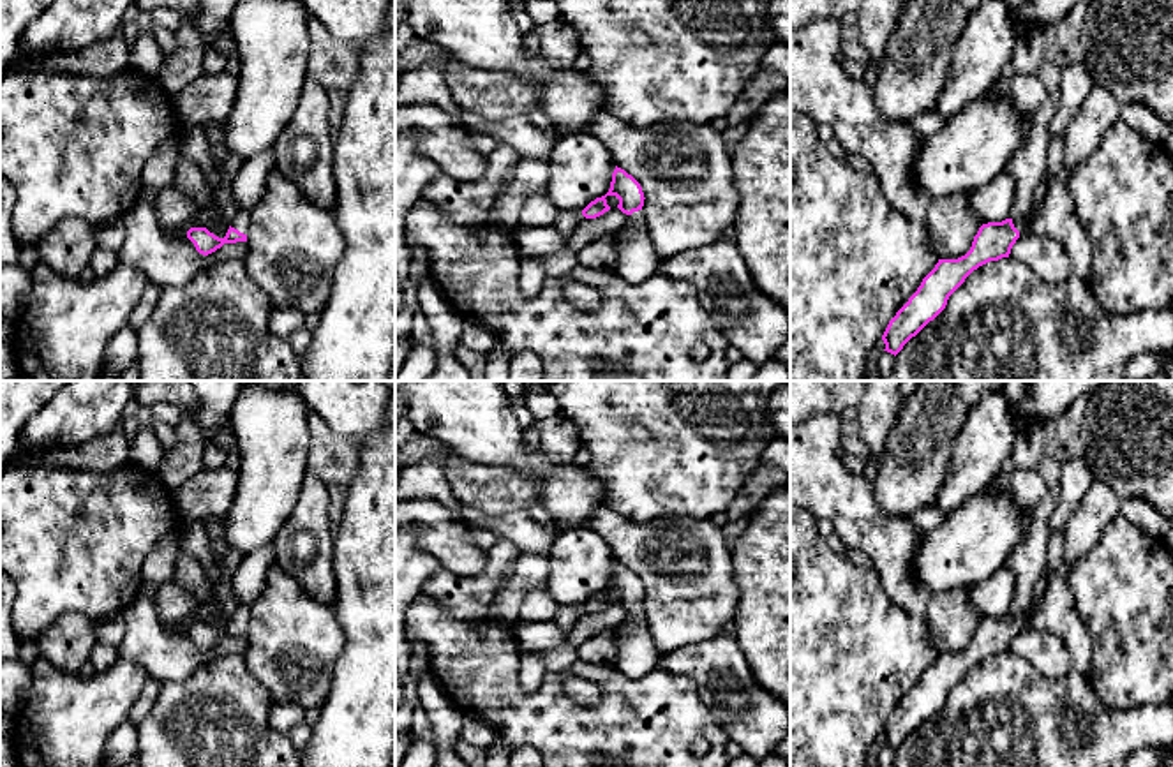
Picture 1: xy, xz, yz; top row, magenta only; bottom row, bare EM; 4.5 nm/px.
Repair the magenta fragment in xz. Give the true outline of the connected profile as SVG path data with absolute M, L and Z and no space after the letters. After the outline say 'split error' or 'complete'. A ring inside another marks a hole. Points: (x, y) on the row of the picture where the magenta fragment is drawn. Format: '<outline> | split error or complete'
M616 166L609 192L591 201L582 210L582 215L586 219L596 219L609 212L607 196L616 196L619 199L617 208L628 219L619 235L614 272L630 284L640 284L658 272L661 261L644 220L642 206L646 197L642 187L631 175Z | split error

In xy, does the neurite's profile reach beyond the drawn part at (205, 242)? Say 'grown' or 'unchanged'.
grown

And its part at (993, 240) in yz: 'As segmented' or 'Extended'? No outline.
Extended

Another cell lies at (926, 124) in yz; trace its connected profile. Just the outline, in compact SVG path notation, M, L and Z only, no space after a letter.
M935 109L919 113L910 123L921 139L935 136L944 125L942 118Z

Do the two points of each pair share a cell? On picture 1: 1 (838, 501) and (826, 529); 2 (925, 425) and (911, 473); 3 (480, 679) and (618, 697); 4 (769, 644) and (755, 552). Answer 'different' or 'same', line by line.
1: different
2: same
3: same
4: same

